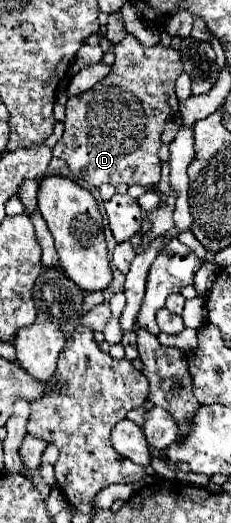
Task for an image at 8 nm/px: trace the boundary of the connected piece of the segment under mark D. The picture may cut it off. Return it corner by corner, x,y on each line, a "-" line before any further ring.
130,34
114,46
114,56
116,56
116,62
112,64
112,70
104,80
100,80
88,92
68,98
64,134
54,146
52,154
66,160
72,174
84,180
92,188
98,188
104,182
114,186
138,184
138,186
150,188
160,182
158,148
160,148
160,136
170,118
170,106
166,100
168,100
168,94
174,90
176,78
184,70
182,58
174,48
164,48
162,44
154,48
146,48

